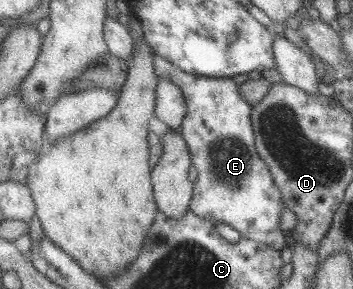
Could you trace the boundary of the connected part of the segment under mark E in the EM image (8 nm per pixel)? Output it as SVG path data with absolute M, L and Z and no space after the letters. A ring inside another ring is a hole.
M152 54L154 64L154 75L159 80L170 80L180 87L187 106L186 114L178 129L182 136L188 153L190 153L190 164L196 170L196 181L192 184L192 196L189 209L196 216L208 220L214 224L226 223L238 231L240 237L265 244L274 250L281 250L284 244L284 236L279 228L280 214L284 206L284 200L273 183L273 178L266 163L258 156L255 150L252 125L250 124L250 108L243 97L238 93L238 86L230 77L213 78L187 74L161 56Z

